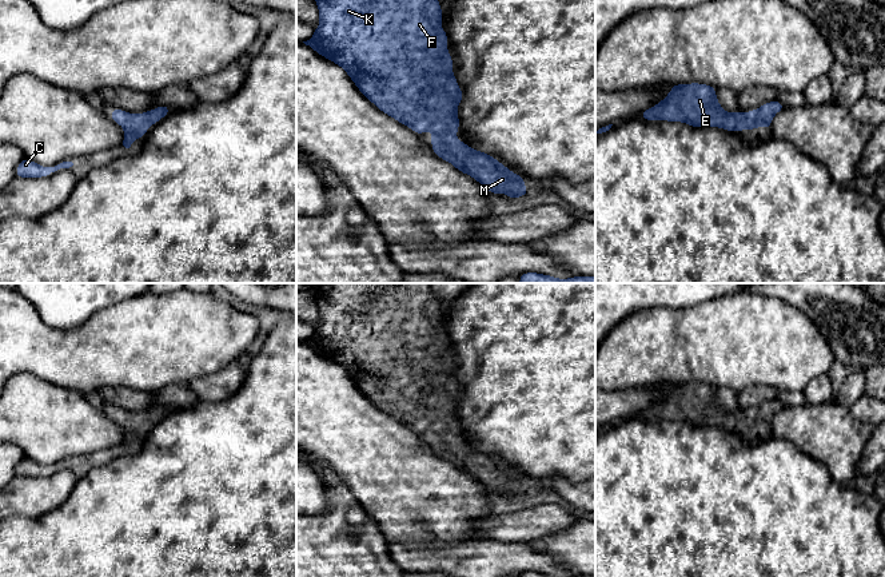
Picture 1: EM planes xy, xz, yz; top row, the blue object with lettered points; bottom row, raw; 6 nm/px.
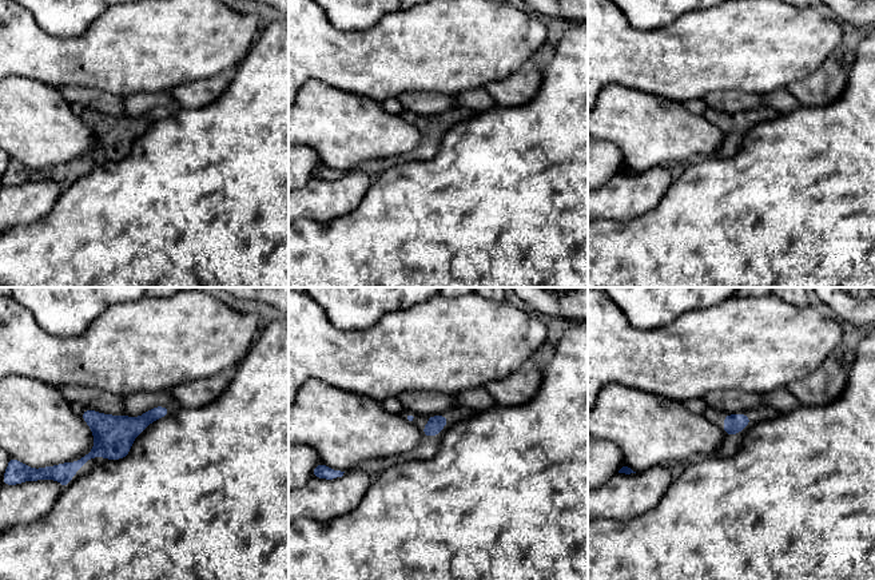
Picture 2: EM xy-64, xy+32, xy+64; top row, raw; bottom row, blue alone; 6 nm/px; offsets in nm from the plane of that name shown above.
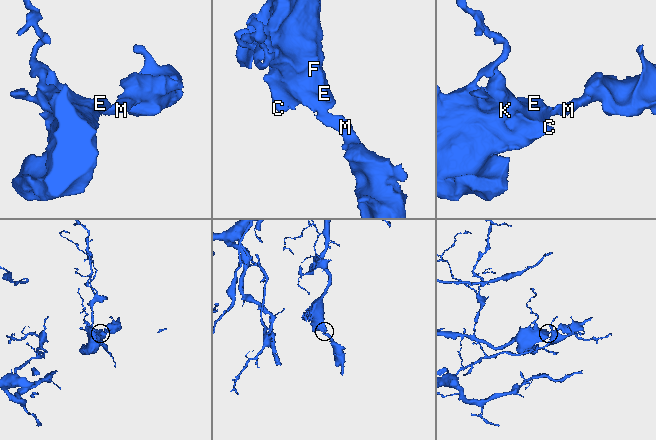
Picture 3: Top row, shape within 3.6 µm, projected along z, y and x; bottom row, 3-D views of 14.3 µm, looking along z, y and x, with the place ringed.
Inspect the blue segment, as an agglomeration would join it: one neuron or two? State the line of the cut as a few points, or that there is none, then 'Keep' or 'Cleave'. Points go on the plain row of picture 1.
No split. Keep

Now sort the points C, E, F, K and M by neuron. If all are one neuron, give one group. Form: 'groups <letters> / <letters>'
groups C E F K M

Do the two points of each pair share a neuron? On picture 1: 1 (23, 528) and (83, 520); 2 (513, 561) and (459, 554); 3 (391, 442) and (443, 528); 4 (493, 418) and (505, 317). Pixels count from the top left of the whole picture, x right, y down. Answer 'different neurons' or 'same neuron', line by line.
1: same neuron
2: same neuron
3: same neuron
4: same neuron

